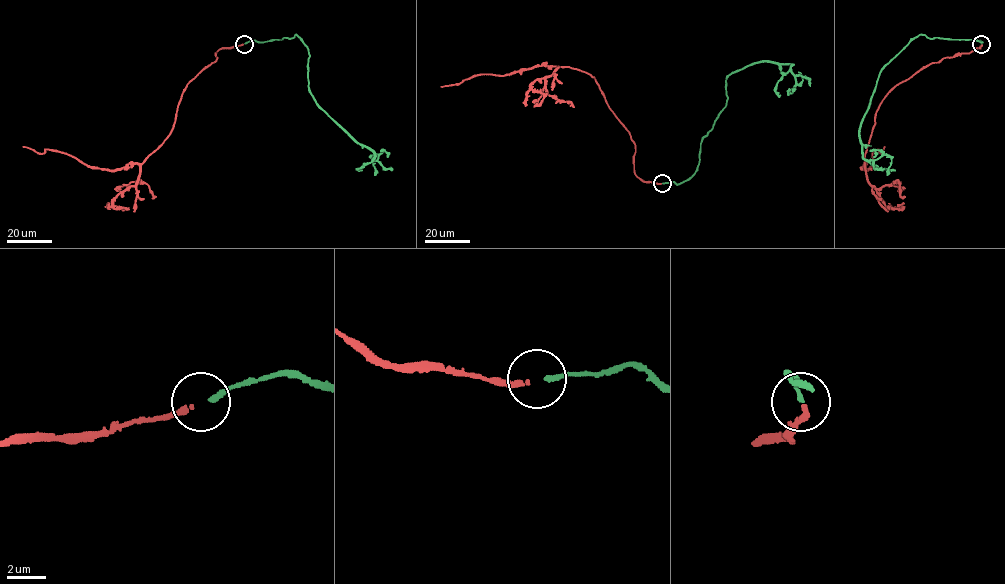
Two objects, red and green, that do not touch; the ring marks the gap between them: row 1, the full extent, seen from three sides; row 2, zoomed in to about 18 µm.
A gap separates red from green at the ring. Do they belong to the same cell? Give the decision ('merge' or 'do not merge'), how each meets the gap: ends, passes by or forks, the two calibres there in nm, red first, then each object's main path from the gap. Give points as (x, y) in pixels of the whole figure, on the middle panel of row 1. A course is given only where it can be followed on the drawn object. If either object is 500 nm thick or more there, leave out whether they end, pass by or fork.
merge; red ends; green ends; calibres 240 and 240 nm; course red (661, 183), (642, 181), (635, 174), (630, 132), (586, 72), (535, 65), (440, 86); course green (663, 183), (679, 184), (694, 173), (701, 140), (726, 104), (731, 73), (761, 61), (790, 64), (792, 89)

